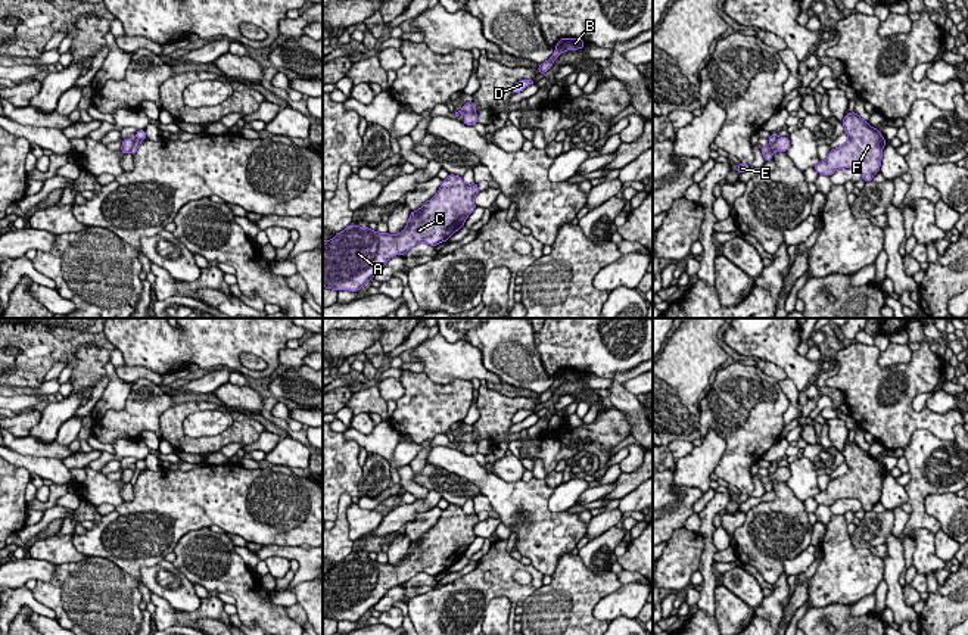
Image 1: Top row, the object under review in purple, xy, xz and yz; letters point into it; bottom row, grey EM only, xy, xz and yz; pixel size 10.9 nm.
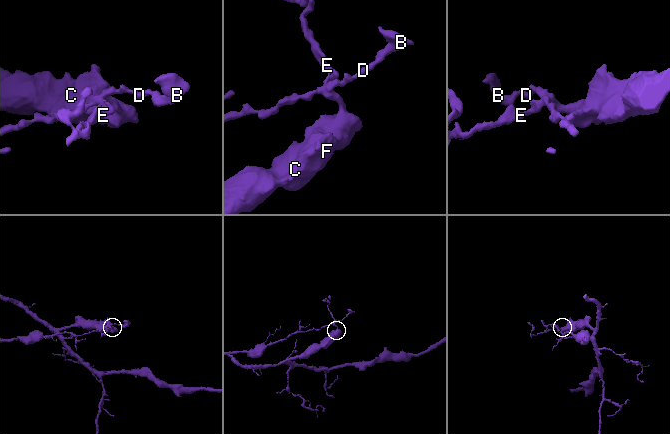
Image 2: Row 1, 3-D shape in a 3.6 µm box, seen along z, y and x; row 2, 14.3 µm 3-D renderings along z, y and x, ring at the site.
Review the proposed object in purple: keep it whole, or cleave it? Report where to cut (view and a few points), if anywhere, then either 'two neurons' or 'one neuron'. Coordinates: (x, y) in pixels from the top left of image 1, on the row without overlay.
xz (464, 441), (475, 444) | two neurons

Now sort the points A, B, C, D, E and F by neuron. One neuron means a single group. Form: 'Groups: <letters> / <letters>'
Groups: A C E F / B D

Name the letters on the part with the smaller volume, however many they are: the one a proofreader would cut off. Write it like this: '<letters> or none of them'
B, D

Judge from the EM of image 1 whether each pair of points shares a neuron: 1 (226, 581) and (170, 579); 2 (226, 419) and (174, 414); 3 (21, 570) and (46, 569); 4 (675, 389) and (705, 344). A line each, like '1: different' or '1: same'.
1: different
2: different
3: same
4: same

